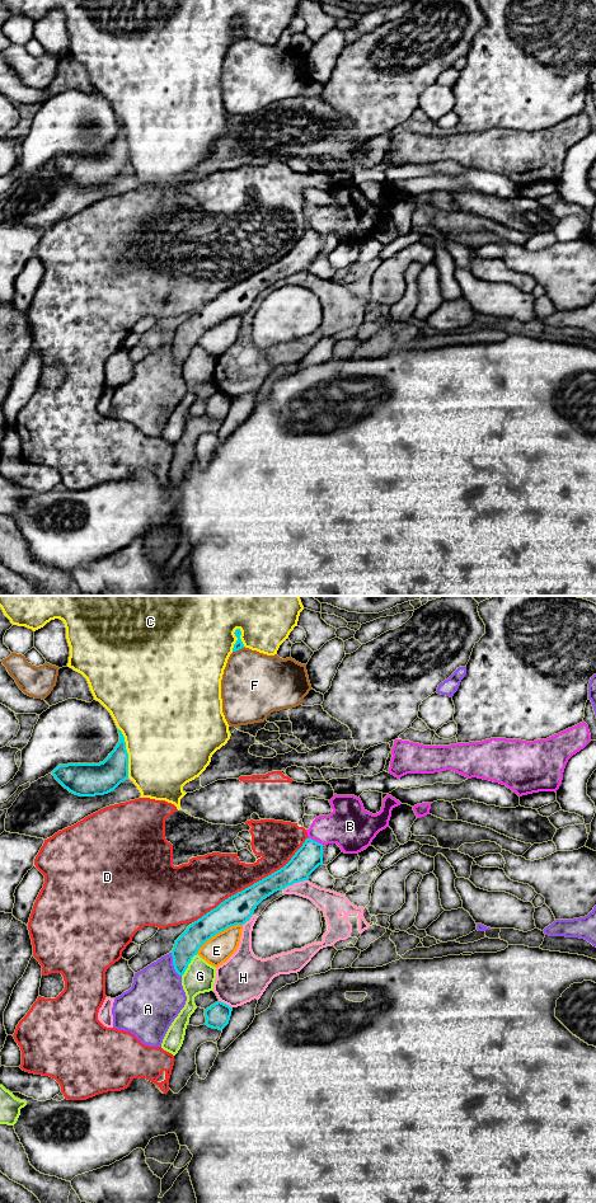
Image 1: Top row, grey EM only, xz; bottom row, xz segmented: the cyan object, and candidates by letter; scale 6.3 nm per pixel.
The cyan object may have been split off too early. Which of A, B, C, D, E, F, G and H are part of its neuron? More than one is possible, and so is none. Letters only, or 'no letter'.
no letter

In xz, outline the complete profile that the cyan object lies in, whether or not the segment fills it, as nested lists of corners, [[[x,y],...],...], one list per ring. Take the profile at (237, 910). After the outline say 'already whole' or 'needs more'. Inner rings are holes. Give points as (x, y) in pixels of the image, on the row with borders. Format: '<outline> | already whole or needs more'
[[[306,838],[283,868],[229,897],[187,927],[172,950],[175,972],[183,976],[207,940],[227,927],[244,925],[263,899],[288,885],[308,880],[319,865],[323,865],[323,845]]] | already whole

